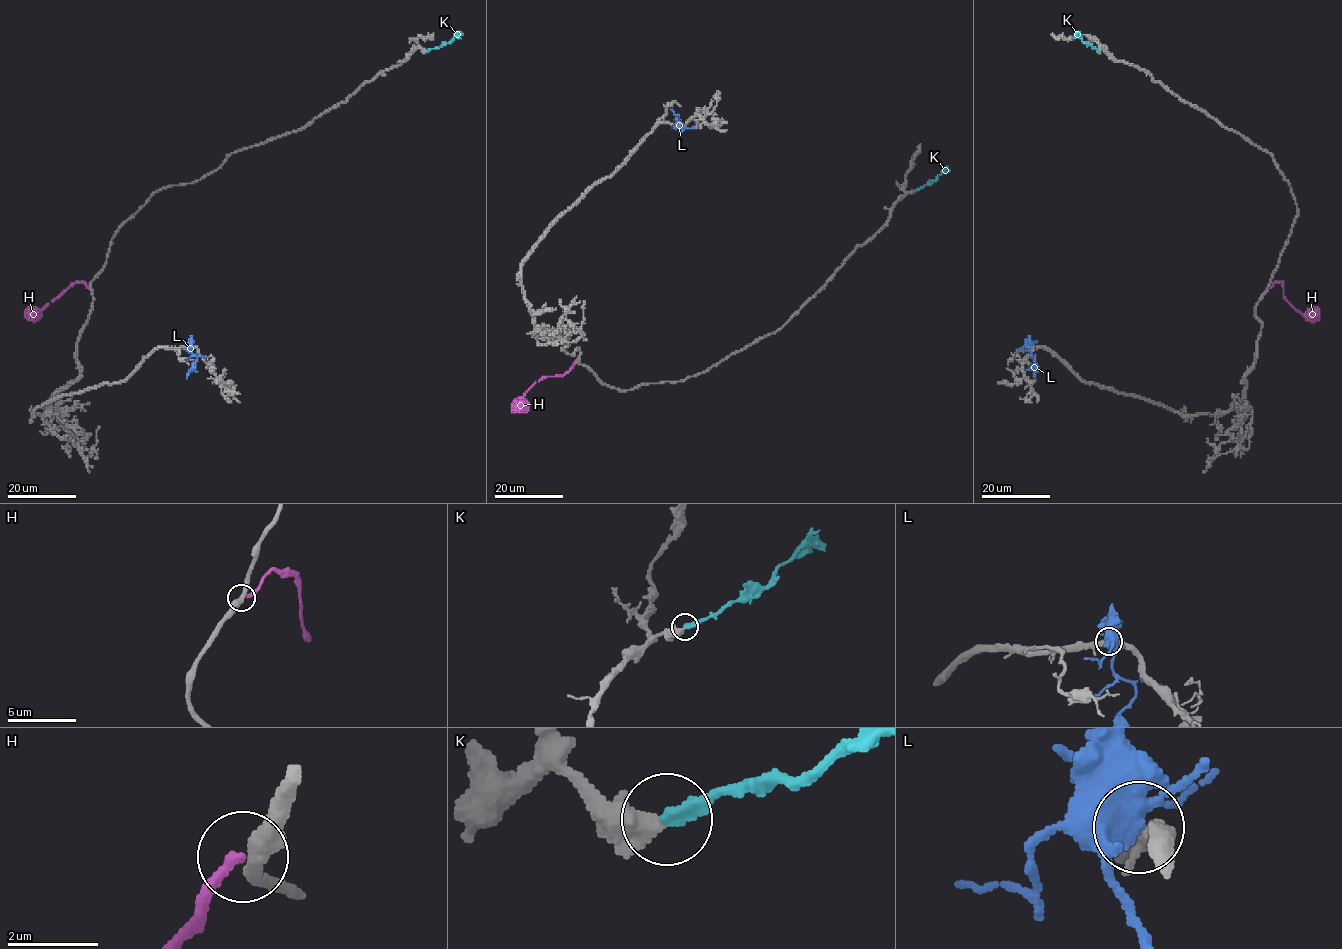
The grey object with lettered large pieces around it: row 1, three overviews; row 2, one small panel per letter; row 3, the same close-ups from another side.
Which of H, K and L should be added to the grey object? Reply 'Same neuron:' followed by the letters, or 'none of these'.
Same neuron: K

